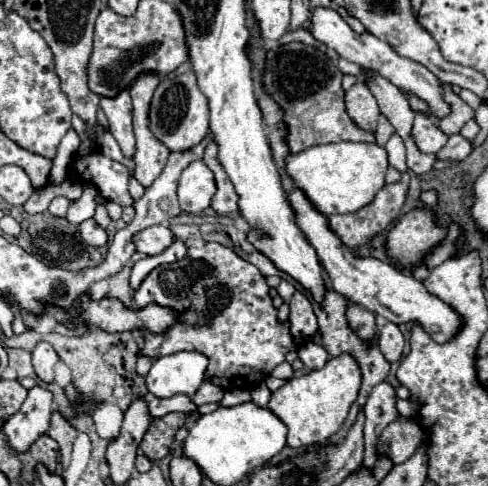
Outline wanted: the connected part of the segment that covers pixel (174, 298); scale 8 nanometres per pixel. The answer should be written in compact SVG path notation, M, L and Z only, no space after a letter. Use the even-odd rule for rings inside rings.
M206 242L198 248L198 258L184 256L174 264L154 268L140 288L134 292L134 308L148 304L168 306L178 314L178 330L164 330L154 334L140 328L138 334L144 340L140 356L158 360L168 354L192 350L208 358L206 380L224 388L246 388L264 382L270 372L284 362L286 352L298 348L298 340L292 340L288 324L280 324L276 308L268 294L268 286L260 270L242 260L230 248L218 242Z

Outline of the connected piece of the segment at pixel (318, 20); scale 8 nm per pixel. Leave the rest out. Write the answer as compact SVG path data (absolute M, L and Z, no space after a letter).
M312 8L312 16L310 16L310 24L306 26L306 30L322 44L326 44L328 48L336 50L342 58L360 64L362 68L372 68L376 72L380 72L384 78L388 78L394 86L398 86L402 92L416 92L416 96L420 96L430 108L434 116L446 116L450 112L448 104L444 104L442 96L440 96L440 82L436 76L432 76L432 72L428 68L424 68L422 64L416 64L414 60L402 58L398 56L392 46L384 40L378 40L376 36L372 36L370 32L364 34L356 34L346 20L334 10L334 8Z

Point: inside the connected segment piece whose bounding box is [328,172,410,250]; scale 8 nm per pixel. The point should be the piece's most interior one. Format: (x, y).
(356, 229)

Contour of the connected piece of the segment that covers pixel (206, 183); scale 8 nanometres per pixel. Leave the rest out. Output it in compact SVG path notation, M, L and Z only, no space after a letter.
M190 162L178 180L178 202L180 208L188 214L198 214L210 206L212 196L216 194L216 182L212 170L202 162Z

